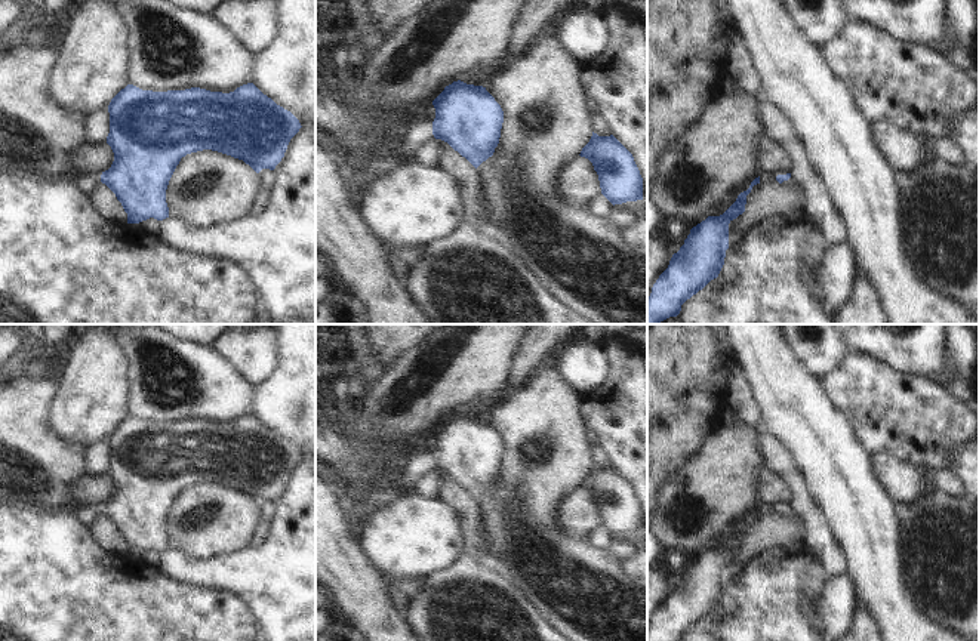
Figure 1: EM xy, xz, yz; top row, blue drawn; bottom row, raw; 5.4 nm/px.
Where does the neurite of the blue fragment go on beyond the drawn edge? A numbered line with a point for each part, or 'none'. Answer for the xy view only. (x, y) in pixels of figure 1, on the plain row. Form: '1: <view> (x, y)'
1: xy (85, 515)

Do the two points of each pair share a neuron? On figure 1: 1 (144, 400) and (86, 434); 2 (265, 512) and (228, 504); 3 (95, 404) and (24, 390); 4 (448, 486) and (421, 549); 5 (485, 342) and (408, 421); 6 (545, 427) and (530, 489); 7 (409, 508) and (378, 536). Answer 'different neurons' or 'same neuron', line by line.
1: different neurons
2: different neurons
3: different neurons
4: different neurons
5: same neuron
6: same neuron
7: same neuron

